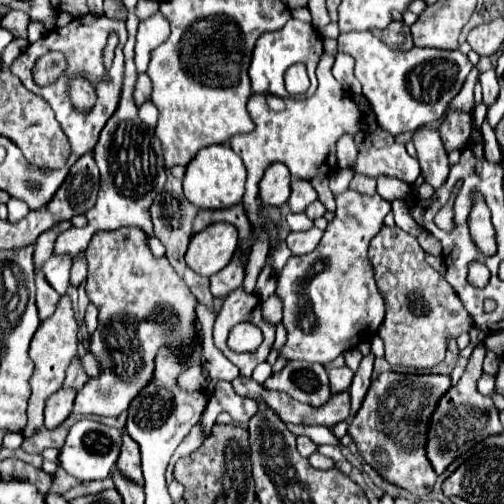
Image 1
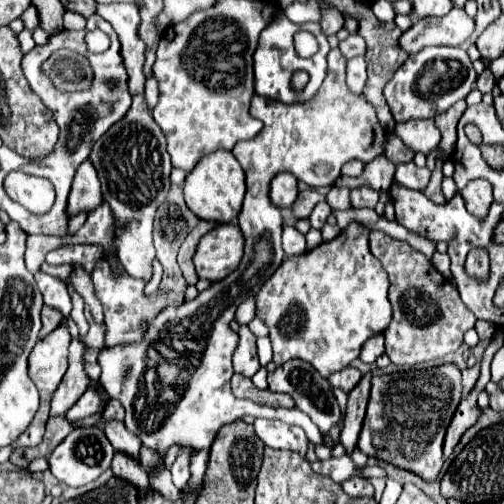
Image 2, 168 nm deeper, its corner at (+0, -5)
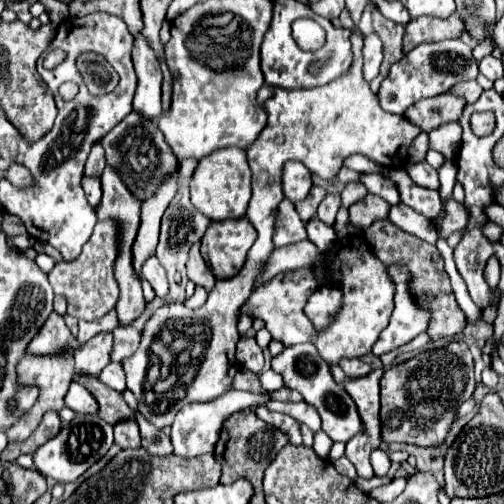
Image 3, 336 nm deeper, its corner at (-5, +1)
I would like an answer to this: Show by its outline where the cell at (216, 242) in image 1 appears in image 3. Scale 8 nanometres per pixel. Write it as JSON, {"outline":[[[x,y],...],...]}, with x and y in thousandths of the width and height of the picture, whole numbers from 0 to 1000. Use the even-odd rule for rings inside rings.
{"outline":[[[488,431],[425,438],[401,470],[401,510],[429,554],[456,554],[468,546],[508,478],[508,454]]]}

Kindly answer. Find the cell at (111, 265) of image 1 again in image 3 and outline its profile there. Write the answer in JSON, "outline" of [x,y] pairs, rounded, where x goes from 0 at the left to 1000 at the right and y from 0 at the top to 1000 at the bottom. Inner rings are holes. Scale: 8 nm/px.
{"outline":[[[155,760],[139,764],[139,776],[135,776],[135,784],[131,784],[127,796],[151,819],[194,819],[190,792],[183,788],[183,780],[175,772],[167,772]]]}

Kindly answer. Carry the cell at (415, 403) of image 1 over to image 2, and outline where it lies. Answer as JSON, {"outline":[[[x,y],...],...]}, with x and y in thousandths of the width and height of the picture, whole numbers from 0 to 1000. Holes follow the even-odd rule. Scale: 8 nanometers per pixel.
{"outline":[[[903,720],[859,732],[815,732],[776,744],[744,744],[736,792],[708,887],[732,903],[812,931],[843,954],[859,954],[879,923],[879,871],[887,839],[915,796],[915,736]]]}

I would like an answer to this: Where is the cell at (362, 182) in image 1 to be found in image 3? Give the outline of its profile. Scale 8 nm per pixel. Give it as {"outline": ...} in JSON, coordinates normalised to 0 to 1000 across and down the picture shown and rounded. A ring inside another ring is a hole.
{"outline":[[[730,383],[718,399],[710,399],[694,411],[694,438],[702,446],[710,446],[714,454],[726,454],[742,438],[762,435],[770,427],[770,415],[774,415],[774,407],[758,391]]]}

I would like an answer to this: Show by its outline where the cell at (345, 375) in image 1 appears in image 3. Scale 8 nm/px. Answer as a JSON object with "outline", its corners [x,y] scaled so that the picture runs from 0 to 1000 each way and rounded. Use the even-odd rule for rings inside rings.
{"outline":[[[690,712],[690,716],[675,716],[679,736],[687,740],[687,748],[706,752],[706,748],[722,748],[738,728],[714,712]]]}

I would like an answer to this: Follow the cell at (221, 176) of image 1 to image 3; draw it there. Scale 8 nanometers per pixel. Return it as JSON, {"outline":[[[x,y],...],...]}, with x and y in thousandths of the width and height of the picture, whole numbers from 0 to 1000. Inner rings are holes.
{"outline":[[[472,292],[429,296],[393,319],[393,331],[377,359],[381,403],[397,423],[405,423],[421,438],[480,431],[496,399],[496,355],[500,343],[488,319],[488,304],[480,296]]]}

